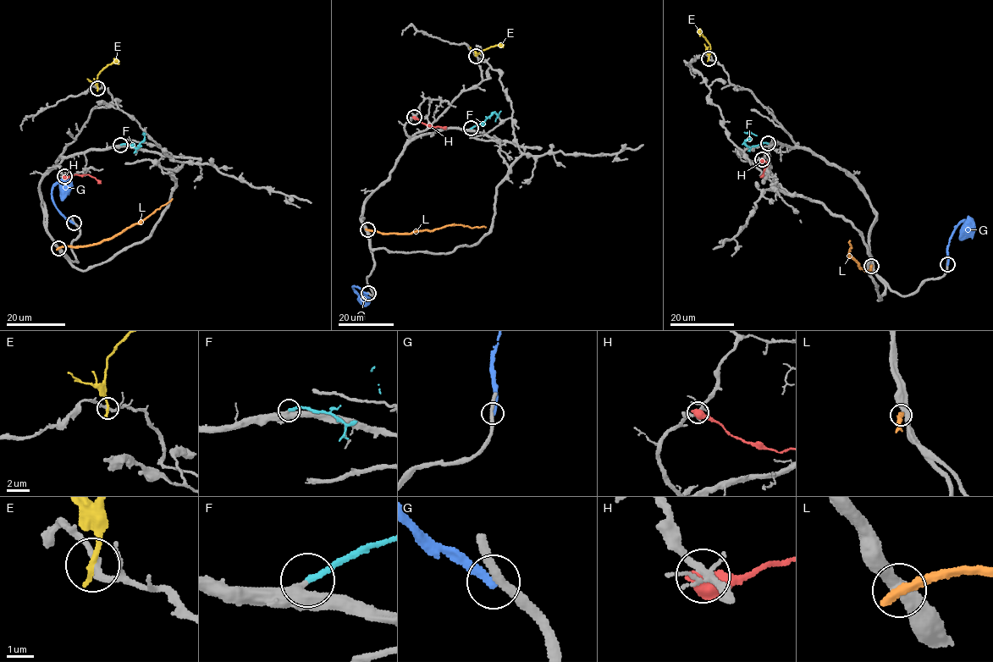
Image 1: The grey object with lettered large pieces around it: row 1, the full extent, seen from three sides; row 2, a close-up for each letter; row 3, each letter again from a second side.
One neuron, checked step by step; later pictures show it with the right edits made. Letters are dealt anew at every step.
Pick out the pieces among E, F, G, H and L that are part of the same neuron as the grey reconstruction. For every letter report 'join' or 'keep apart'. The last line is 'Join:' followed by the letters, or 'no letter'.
E: keep apart
F: join
G: keep apart
H: keep apart
L: keep apart
Join: F

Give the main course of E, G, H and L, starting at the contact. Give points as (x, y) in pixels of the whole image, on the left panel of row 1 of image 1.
E: (97, 88), (97, 74), (108, 64), (118, 61)
G: (73, 223), (55, 205), (52, 193), (57, 183), (62, 201)
H: (64, 176), (87, 174), (101, 183)
L: (58, 248), (84, 246), (113, 238), (145, 219), (173, 198)

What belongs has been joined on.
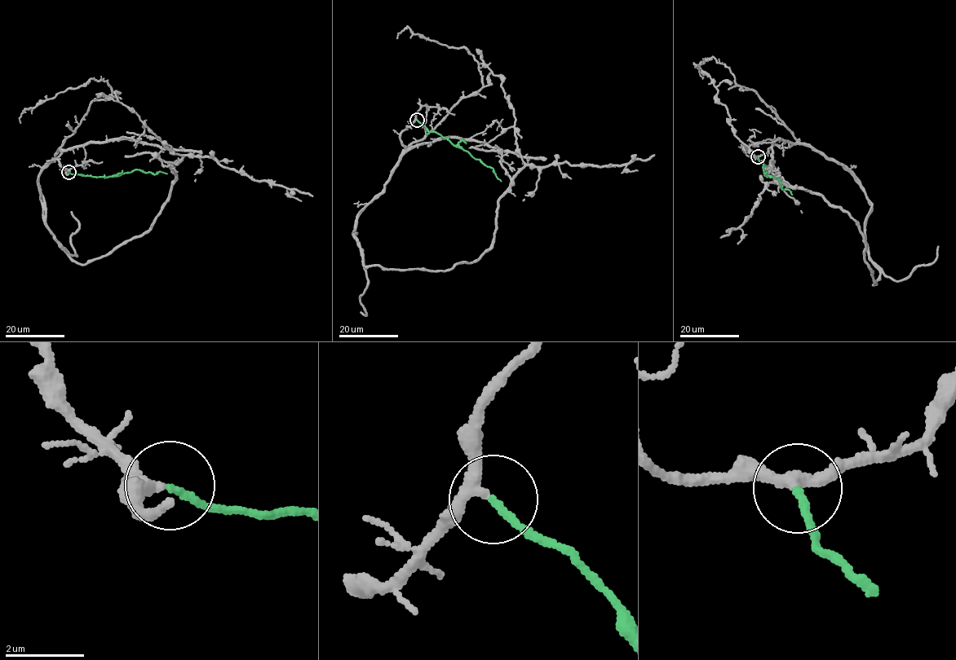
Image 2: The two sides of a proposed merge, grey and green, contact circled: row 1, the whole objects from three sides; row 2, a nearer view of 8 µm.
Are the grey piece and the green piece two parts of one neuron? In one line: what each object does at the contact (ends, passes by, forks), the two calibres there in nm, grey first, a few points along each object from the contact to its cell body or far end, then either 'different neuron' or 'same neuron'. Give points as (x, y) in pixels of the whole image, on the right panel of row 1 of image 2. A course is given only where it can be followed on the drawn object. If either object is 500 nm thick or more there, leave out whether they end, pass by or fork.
grey passes by | green ends | 280/180 nm | grey via (758, 156), (775, 144), (793, 143), (773, 142), (775, 170), (792, 186), (820, 194), (856, 221), (868, 266) | green via (758, 156), (764, 165), (763, 170), (770, 178), (779, 178), (781, 189), (790, 190), (792, 195) | same neuron

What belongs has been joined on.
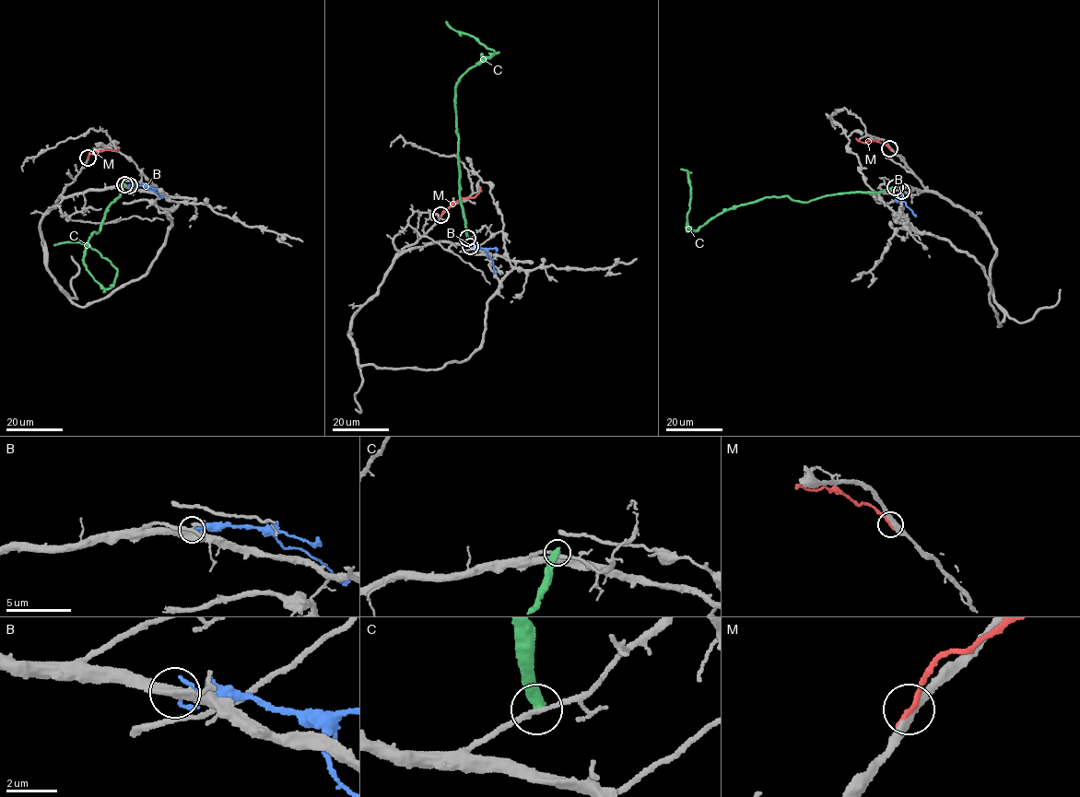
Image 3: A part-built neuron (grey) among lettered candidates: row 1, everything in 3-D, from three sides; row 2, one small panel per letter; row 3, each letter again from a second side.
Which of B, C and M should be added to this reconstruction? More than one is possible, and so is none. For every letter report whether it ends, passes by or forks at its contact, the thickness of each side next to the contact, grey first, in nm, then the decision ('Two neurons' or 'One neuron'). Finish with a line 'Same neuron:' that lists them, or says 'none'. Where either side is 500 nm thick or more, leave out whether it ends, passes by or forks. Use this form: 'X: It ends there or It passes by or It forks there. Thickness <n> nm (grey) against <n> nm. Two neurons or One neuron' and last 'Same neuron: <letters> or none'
B: It passes by. Thickness 420 nm (grey) against 190 nm. Two neurons
C: It ends there. Thickness 190 nm (grey) against 440 nm. Two neurons
M: It ends there. Thickness 360 nm (grey) against 240 nm. Two neurons
Same neuron: none

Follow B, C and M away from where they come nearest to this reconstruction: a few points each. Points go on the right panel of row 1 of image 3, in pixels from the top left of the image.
B: (901, 192), (899, 194), (916, 216)
C: (895, 187), (806, 202), (766, 196), (733, 205), (693, 230), (687, 225), (687, 170), (680, 169)
M: (889, 148), (874, 141), (863, 143), (855, 138)

